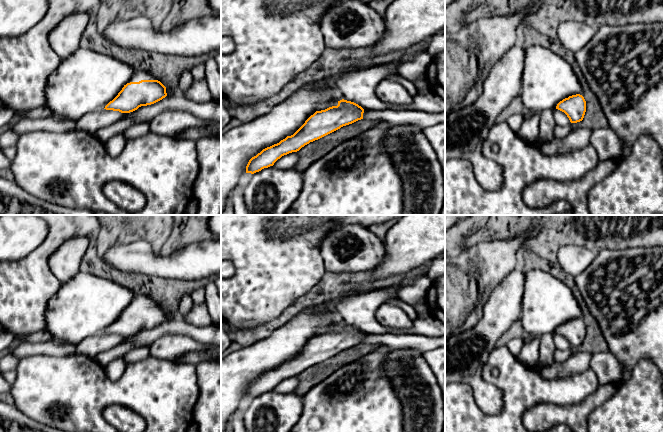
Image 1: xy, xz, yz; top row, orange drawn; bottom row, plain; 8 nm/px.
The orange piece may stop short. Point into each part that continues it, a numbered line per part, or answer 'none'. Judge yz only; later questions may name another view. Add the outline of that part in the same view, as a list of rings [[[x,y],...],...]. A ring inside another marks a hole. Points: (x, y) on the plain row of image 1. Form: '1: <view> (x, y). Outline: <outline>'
none

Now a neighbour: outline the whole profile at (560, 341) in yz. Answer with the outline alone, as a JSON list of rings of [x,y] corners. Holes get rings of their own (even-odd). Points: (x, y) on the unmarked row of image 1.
[[[555,333],[553,334],[553,338],[554,338],[554,344],[556,349],[565,350],[571,348],[569,342],[564,336]]]

